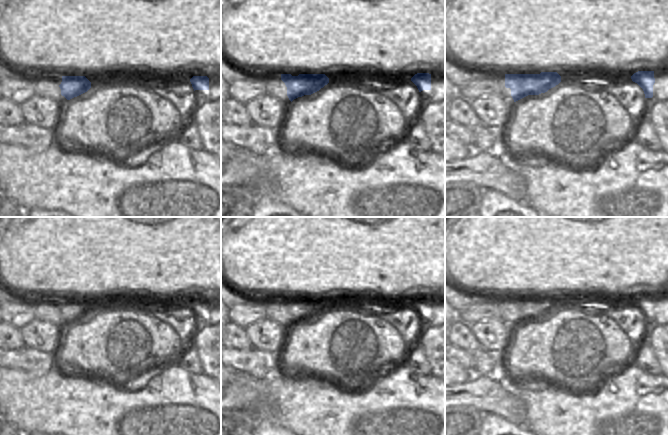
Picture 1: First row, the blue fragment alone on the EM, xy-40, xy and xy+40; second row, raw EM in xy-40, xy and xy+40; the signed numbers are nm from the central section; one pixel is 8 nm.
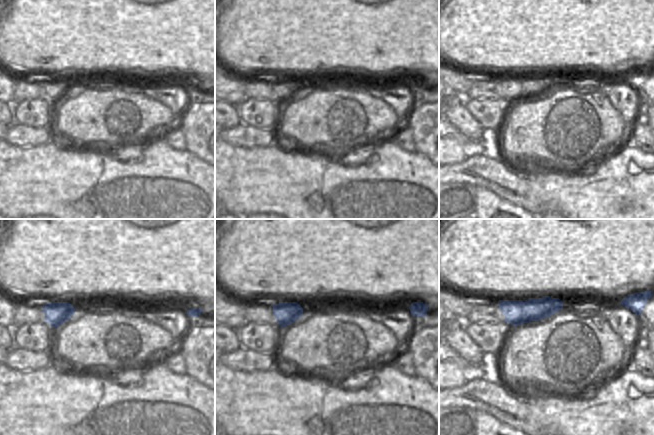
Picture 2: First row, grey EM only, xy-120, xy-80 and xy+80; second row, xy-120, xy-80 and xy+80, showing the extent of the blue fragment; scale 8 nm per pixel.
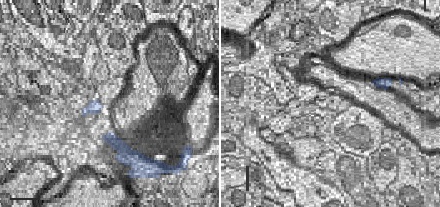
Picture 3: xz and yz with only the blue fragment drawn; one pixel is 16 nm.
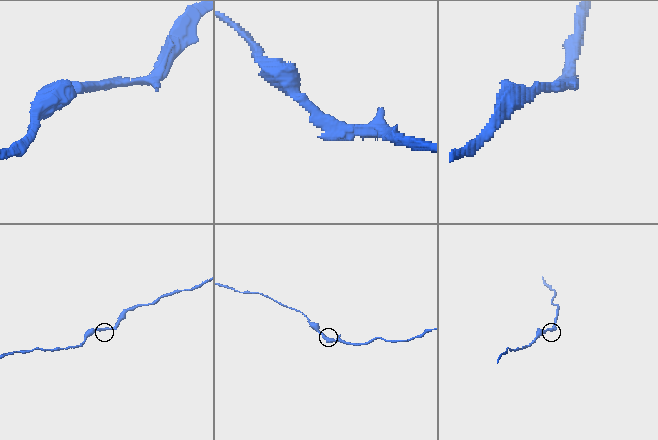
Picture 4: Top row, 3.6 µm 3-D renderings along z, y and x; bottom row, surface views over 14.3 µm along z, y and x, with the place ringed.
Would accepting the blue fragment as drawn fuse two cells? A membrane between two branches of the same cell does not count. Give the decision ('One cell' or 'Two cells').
One cell

